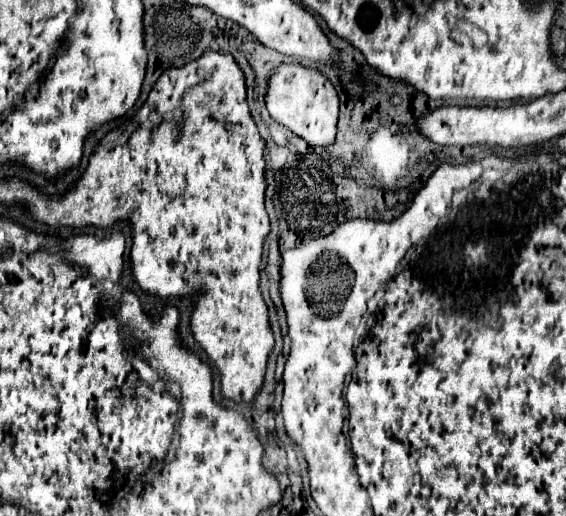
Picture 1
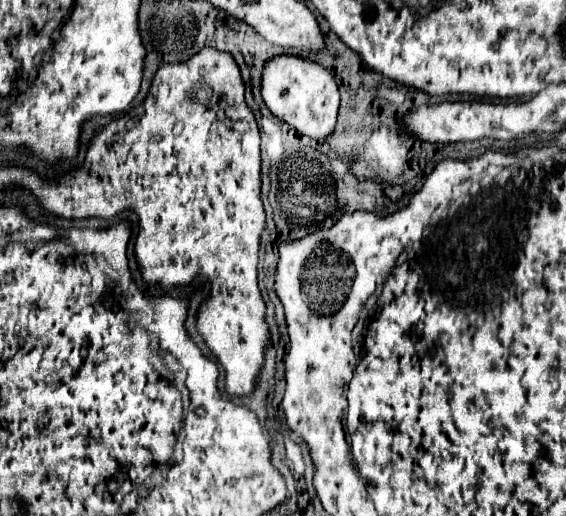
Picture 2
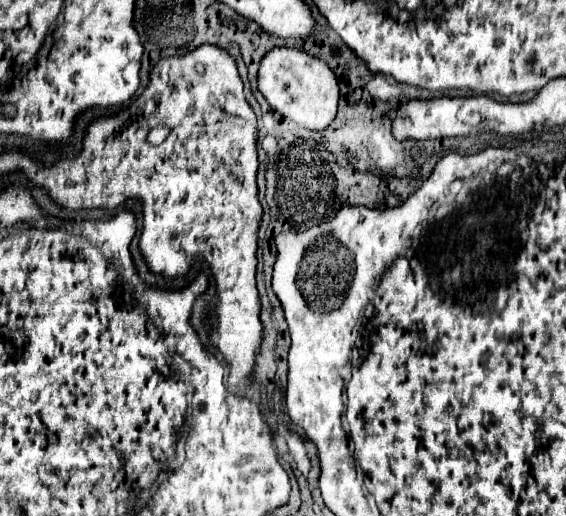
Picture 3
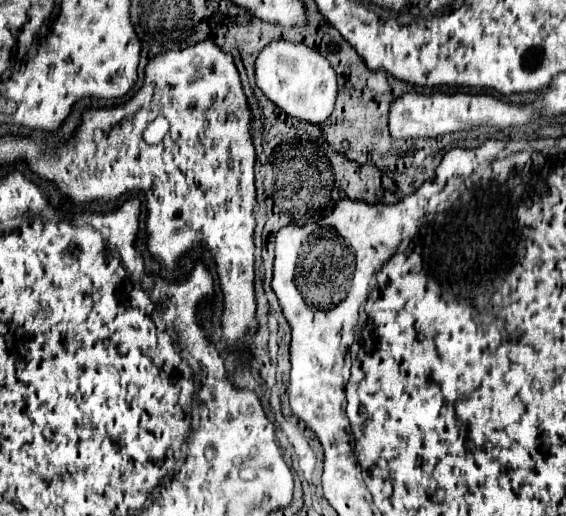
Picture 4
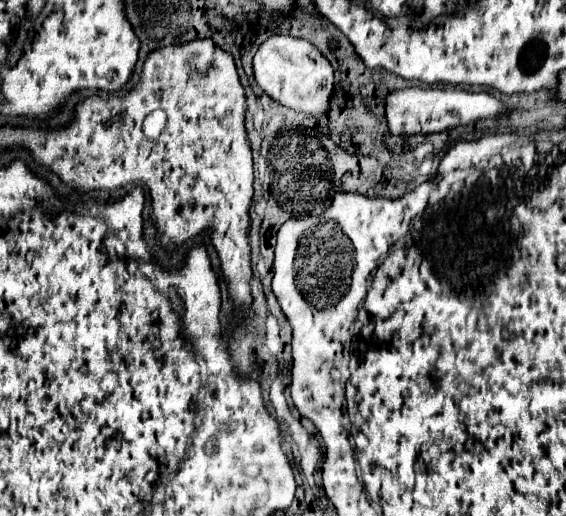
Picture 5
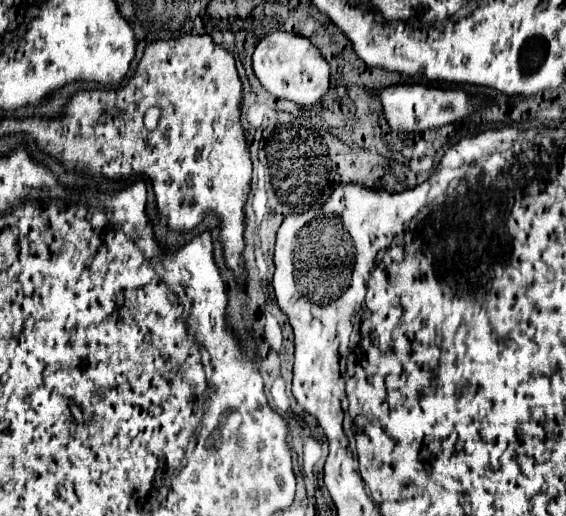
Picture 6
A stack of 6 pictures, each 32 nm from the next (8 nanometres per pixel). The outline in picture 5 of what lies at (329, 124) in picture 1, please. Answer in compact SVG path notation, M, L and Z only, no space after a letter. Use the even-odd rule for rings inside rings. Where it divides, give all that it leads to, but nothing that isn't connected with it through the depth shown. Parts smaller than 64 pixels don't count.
M290 36L268 38L254 56L256 84L282 106L296 110L304 116L320 120L330 112L330 100L334 96L334 70L330 62L306 40L294 40Z

